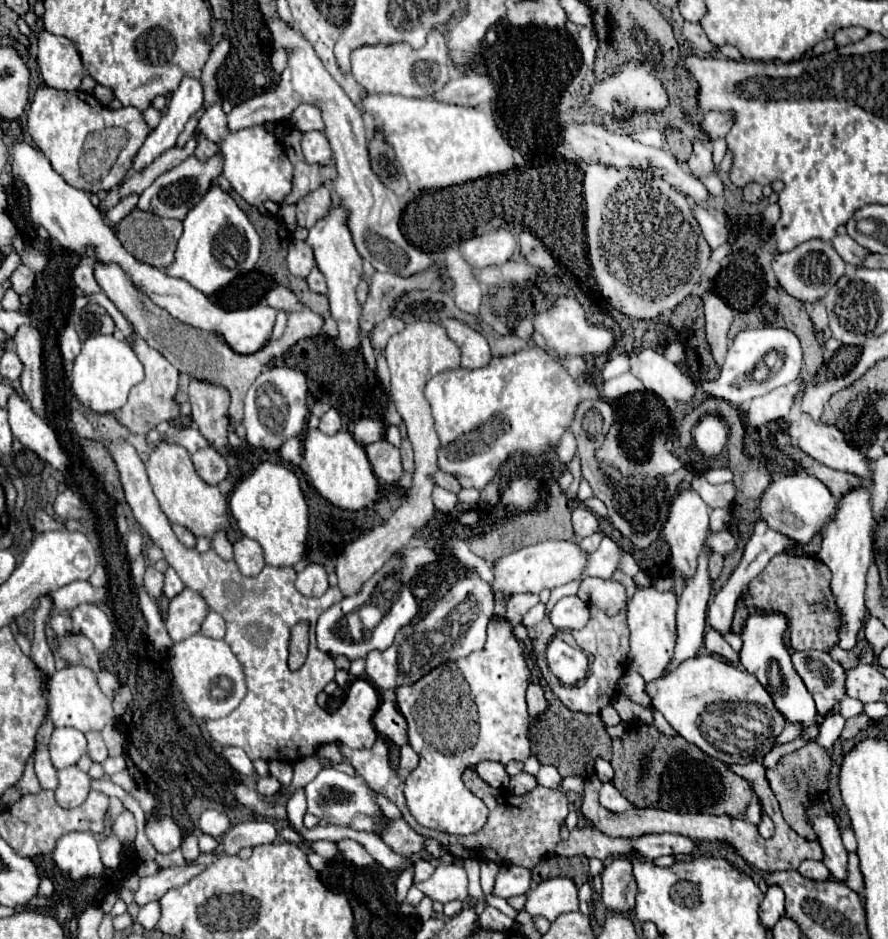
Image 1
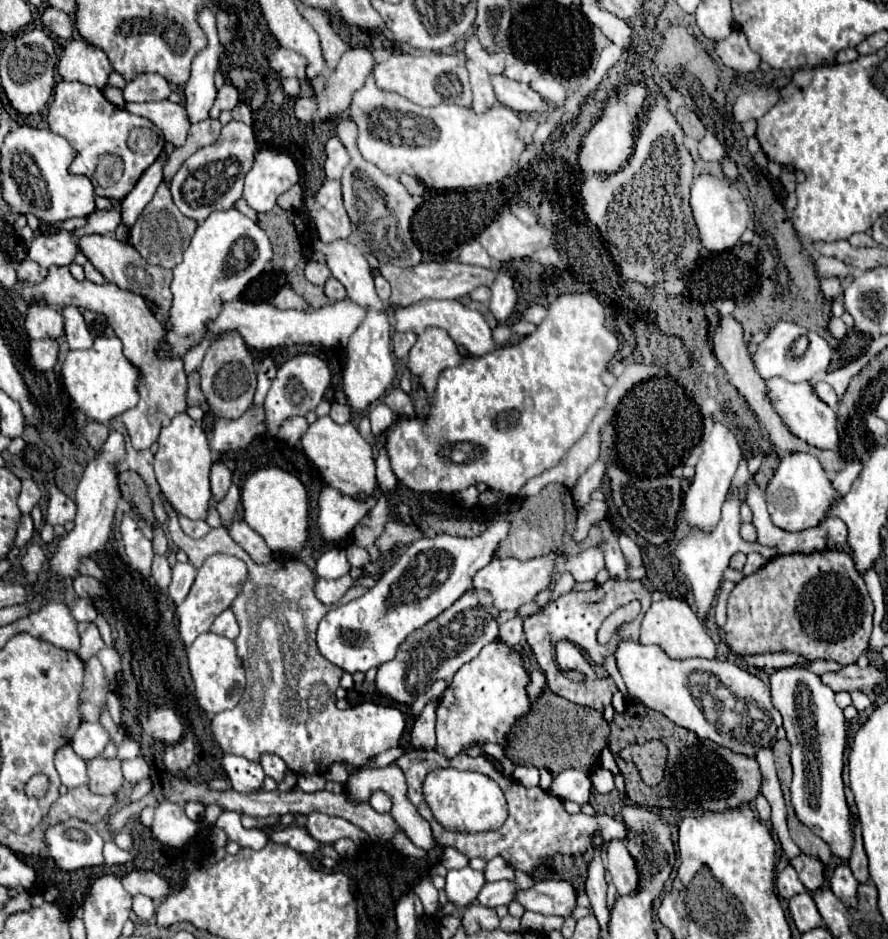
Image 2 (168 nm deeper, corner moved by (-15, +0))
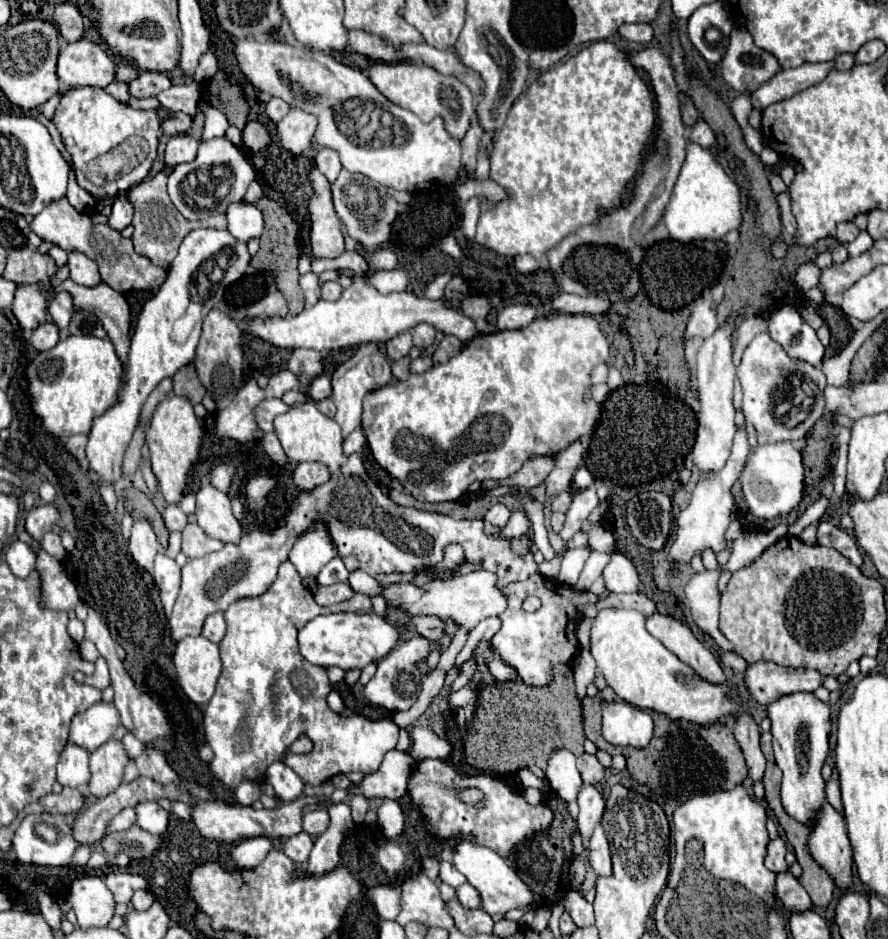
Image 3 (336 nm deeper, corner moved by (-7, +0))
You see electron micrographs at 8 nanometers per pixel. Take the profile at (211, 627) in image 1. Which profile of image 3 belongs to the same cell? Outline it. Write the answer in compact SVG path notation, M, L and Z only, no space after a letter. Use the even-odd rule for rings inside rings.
M212 613L208 615L208 619L204 621L204 627L202 627L202 635L206 639L210 639L212 643L220 643L226 635L226 621L224 621L224 615L222 613Z

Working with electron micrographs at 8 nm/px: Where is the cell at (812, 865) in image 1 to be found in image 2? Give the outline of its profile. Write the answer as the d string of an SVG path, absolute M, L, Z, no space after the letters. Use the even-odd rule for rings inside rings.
M838 865L838 867L830 873L828 883L830 883L832 893L834 893L848 909L852 909L852 907L858 905L858 893L856 893L856 889L858 889L858 879L852 875L850 867Z

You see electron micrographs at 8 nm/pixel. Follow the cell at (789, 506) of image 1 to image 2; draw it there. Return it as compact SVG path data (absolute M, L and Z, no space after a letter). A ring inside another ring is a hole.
M810 453L784 455L766 487L766 503L770 519L776 527L786 531L804 531L816 527L820 519L826 515L828 507L832 507L834 499L836 499L834 487L830 485L818 459Z

